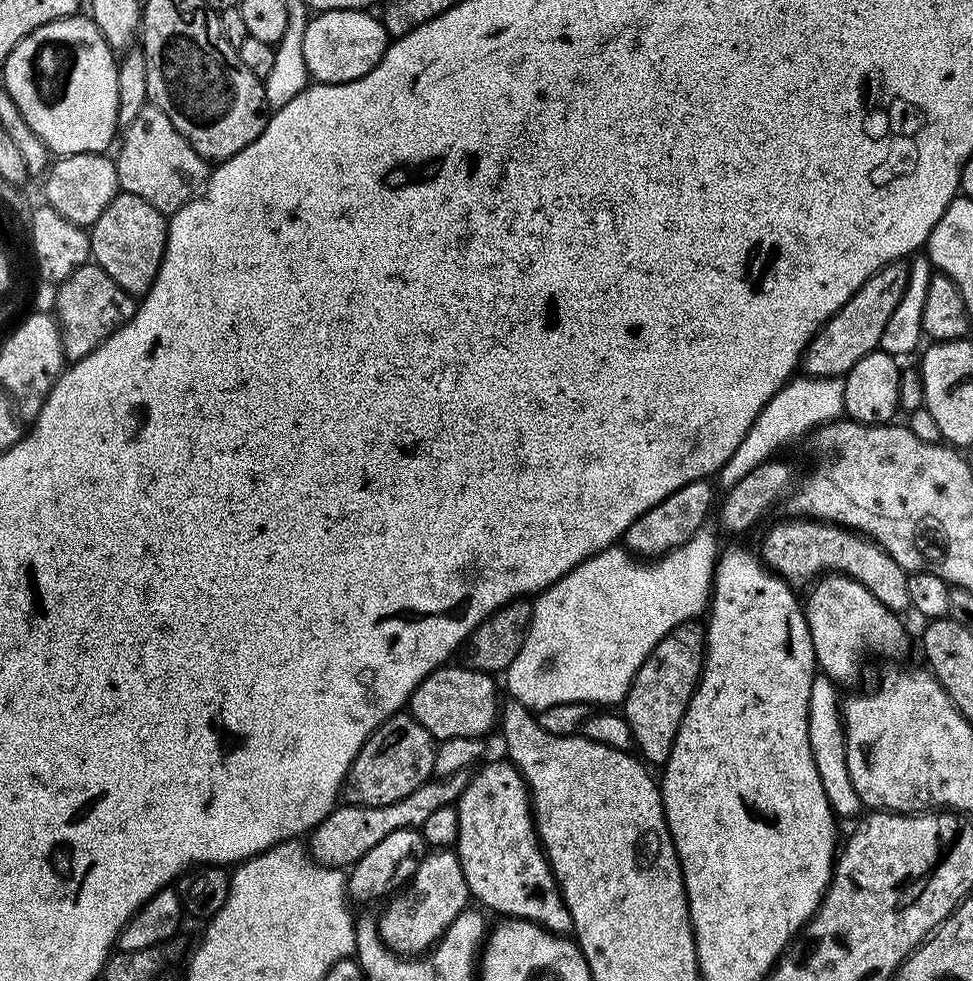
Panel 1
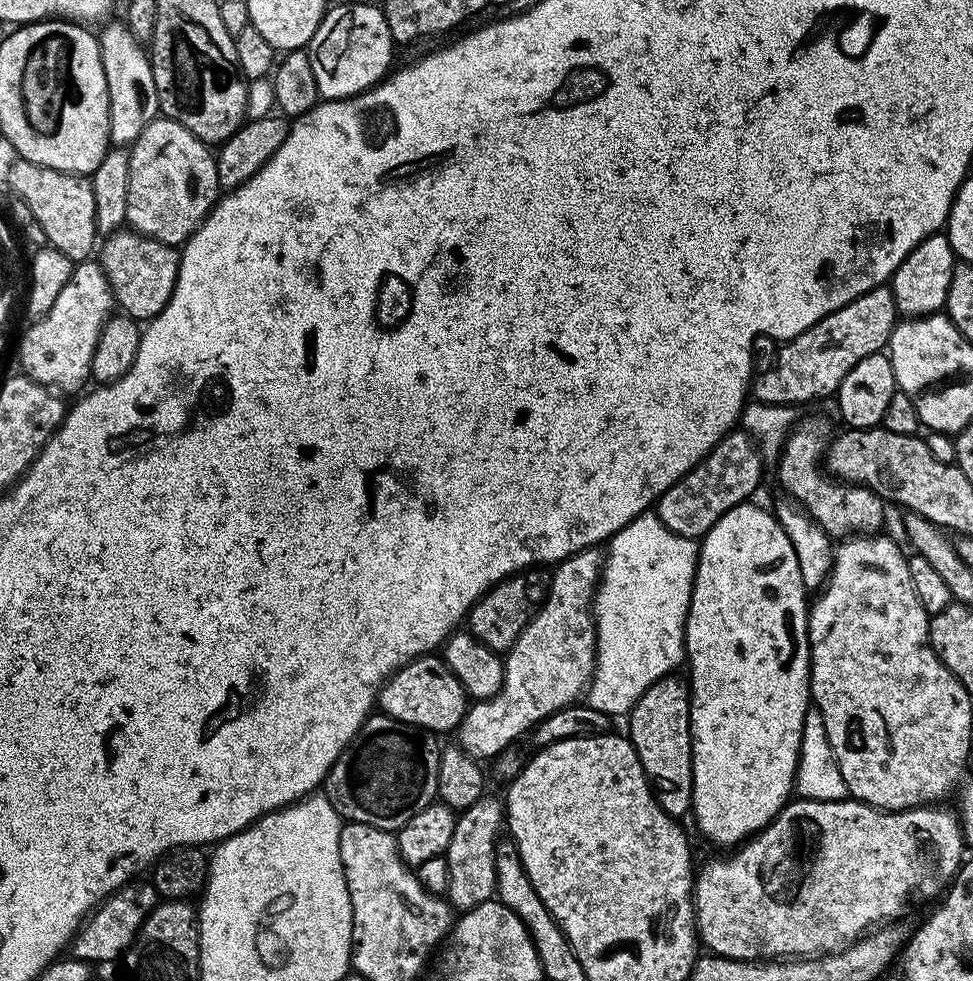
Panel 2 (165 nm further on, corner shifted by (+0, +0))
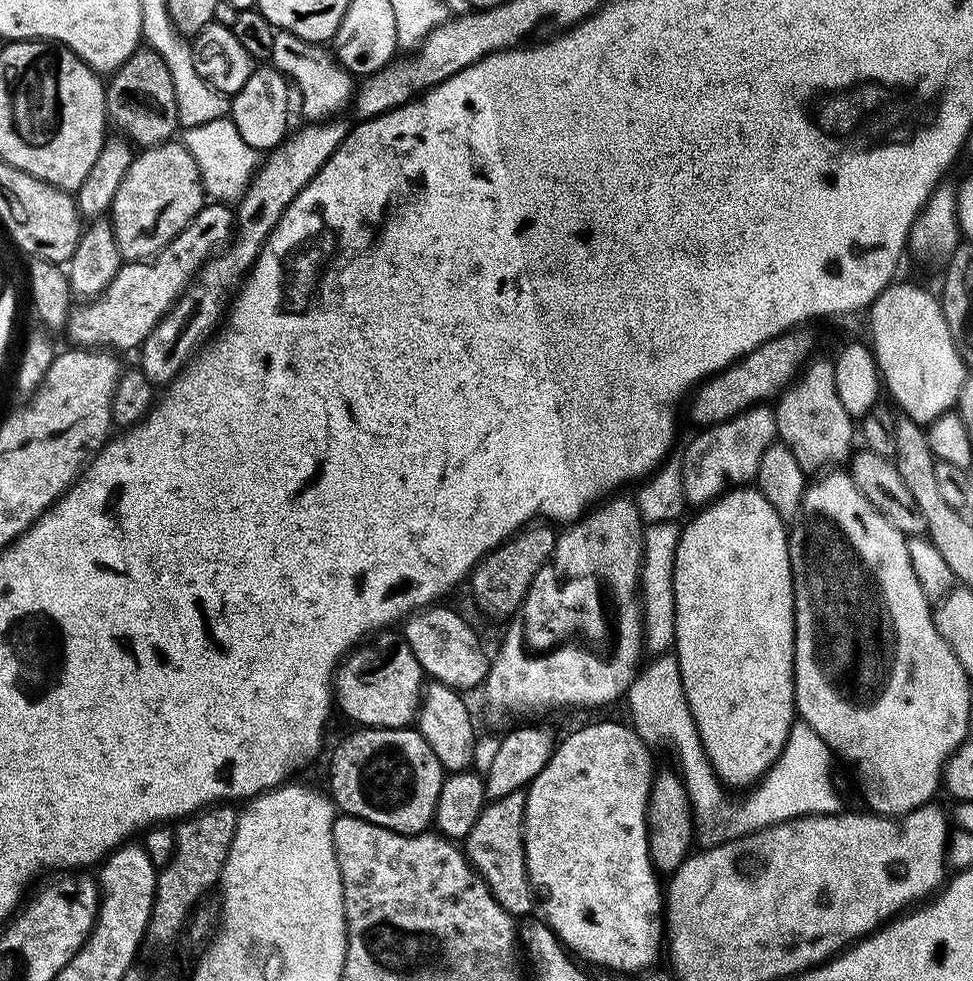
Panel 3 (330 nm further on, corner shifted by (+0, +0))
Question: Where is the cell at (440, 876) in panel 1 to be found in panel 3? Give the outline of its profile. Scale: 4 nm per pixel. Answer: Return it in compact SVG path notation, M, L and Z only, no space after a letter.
M523 791L511 792L502 798L485 803L470 834L462 841L462 851L468 863L486 882L490 894L514 918L521 918L534 908L534 893L528 883L528 871L524 861L524 807Z

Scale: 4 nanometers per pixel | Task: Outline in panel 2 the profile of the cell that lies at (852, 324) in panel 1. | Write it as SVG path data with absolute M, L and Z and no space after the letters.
M881 286L854 298L846 306L822 318L813 328L808 328L792 340L779 345L776 361L755 377L750 392L761 404L808 404L811 400L835 397L842 386L842 378L870 354L884 352L888 339L896 329L898 313L891 287Z

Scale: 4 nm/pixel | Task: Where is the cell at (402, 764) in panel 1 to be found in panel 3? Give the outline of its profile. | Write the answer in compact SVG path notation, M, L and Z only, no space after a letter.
M357 727L332 752L332 761L328 764L328 788L330 799L345 816L353 816L388 828L391 832L400 832L404 836L423 833L424 828L433 823L436 815L438 794L442 790L445 770L438 762L434 750L426 746L426 738L415 727L407 728L365 728Z

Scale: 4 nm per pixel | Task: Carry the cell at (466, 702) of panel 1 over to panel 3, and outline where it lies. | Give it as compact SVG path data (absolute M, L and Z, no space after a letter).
M380 630L369 635L345 655L336 669L334 700L339 711L341 708L353 720L353 725L365 728L407 728L415 721L426 677L420 669L418 658L414 658L414 650L410 650L403 635L399 631L392 631L396 630Z

